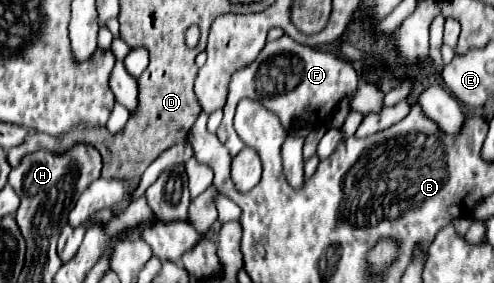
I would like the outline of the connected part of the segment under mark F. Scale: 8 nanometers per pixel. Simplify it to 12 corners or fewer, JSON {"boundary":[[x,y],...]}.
{"boundary":[[293,41],[267,43],[231,75],[217,137],[235,157],[245,97],[295,121],[327,121],[357,89],[351,61]]}

